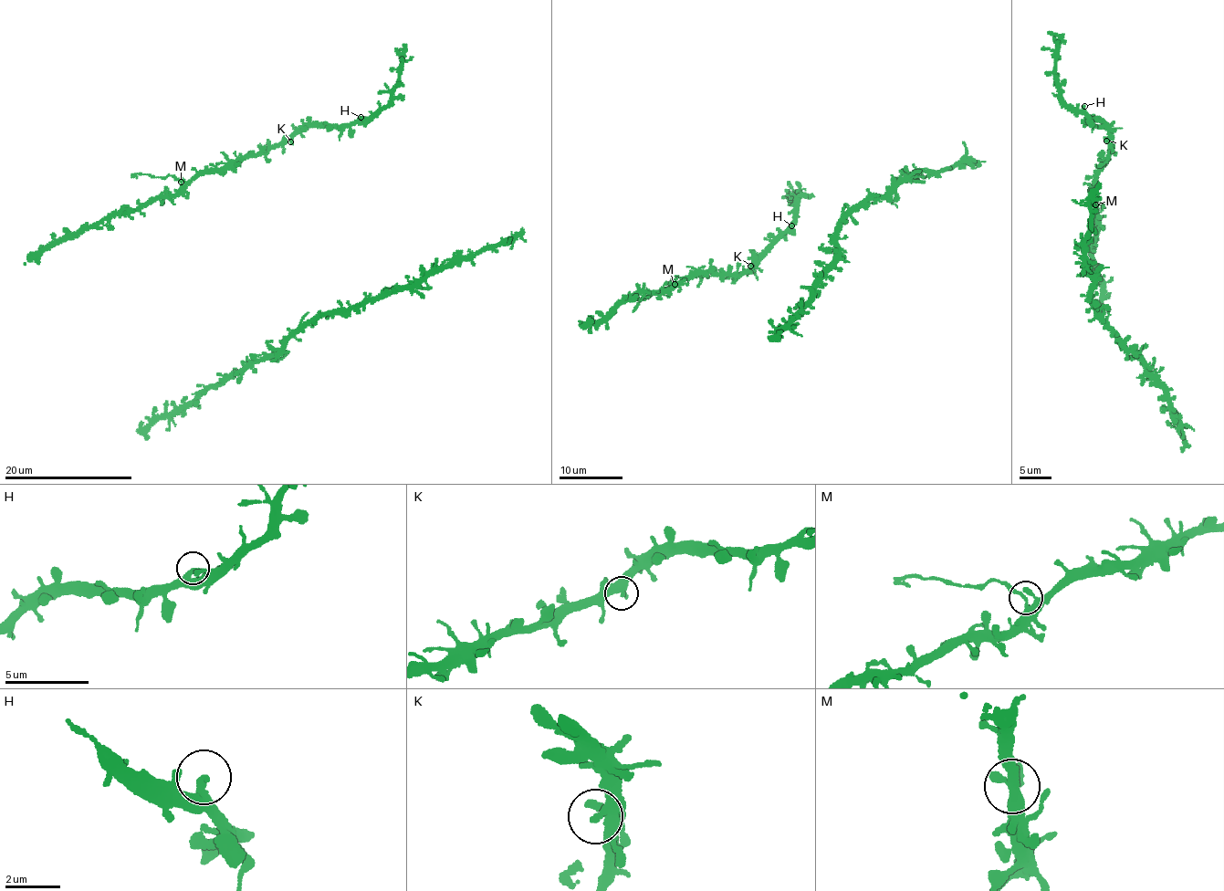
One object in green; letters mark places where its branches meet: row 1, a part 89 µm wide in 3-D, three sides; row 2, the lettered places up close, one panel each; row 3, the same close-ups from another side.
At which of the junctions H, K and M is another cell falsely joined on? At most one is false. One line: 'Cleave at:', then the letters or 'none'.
Cleave at: M

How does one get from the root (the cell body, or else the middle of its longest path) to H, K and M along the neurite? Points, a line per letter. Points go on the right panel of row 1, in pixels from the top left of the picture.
H: (1089, 126), (1084, 106)
K: (1089, 126), (1090, 118), (1104, 123), (1109, 135), (1106, 141)
M: (1089, 126), (1090, 119), (1100, 120), (1110, 137), (1106, 160), (1091, 186), (1095, 204)

